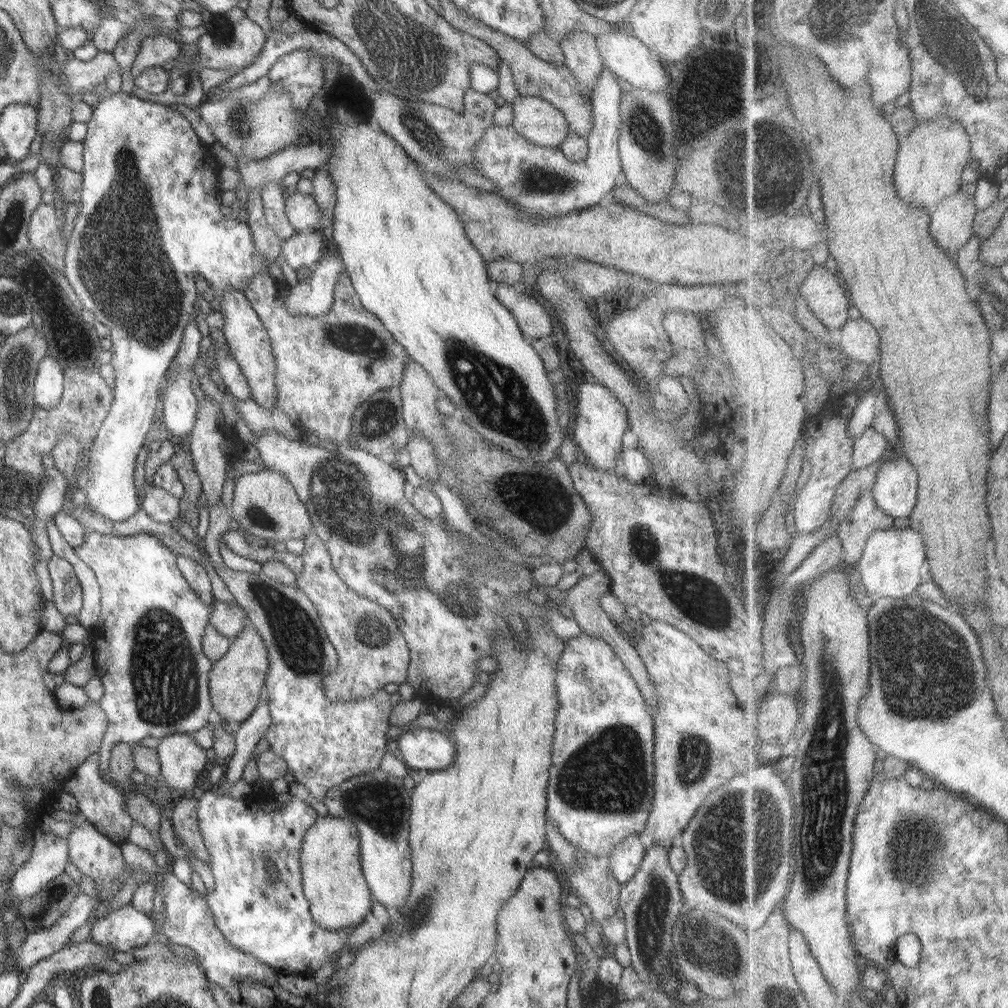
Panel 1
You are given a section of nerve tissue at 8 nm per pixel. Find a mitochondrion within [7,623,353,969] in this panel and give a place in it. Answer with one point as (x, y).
(41, 911)

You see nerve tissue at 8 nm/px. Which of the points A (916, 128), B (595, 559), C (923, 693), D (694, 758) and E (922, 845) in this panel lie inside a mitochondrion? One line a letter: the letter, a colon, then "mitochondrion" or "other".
A: other
B: other
C: mitochondrion
D: mitochondrion
E: mitochondrion

